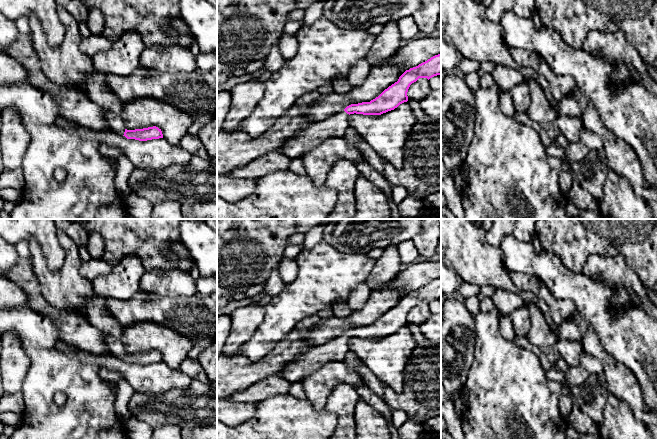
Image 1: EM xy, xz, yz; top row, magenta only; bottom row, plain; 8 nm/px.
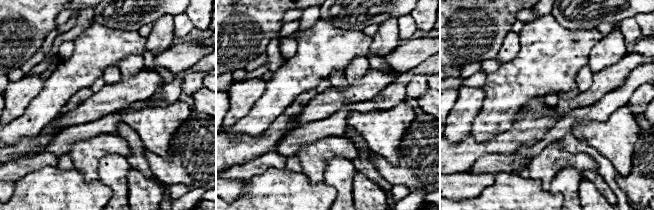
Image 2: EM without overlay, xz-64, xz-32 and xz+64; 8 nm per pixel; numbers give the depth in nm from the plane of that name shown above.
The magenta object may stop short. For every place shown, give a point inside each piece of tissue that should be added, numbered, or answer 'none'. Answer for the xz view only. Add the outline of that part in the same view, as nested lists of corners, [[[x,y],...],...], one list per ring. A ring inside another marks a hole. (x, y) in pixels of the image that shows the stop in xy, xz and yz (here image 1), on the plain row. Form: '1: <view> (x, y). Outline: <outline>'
1: xz (335, 350). Outline: [[[342,335],[323,345],[312,346],[305,354],[286,365],[281,376],[287,381],[301,382],[328,362],[341,362],[349,352],[349,338]]]

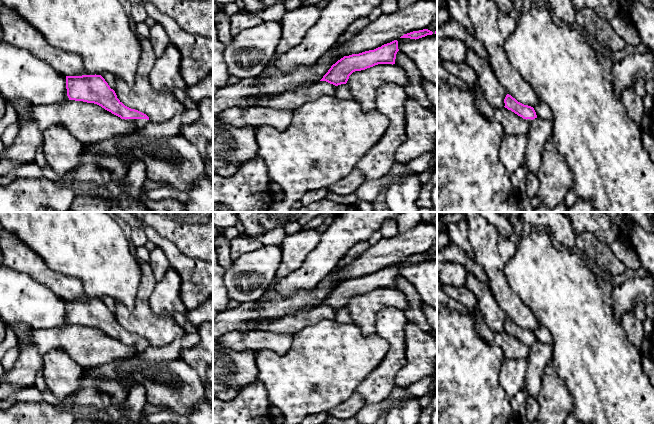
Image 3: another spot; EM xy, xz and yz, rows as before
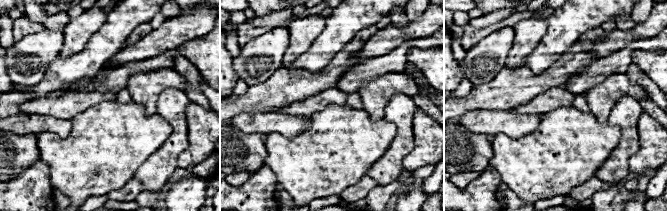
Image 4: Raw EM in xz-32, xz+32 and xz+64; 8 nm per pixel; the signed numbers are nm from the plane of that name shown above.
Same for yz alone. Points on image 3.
none

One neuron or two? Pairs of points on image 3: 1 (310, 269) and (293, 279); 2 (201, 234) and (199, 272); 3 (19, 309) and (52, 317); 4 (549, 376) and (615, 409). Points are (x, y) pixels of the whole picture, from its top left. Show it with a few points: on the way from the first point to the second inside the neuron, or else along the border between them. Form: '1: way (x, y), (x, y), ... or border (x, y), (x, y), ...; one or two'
1: way (306, 270), (297, 279); one
2: border (179, 249), (187, 256), (198, 258), (202, 261); two
3: way (27, 309), (44, 309); one
4: border (552, 364), (555, 372), (567, 387), (573, 406); two

